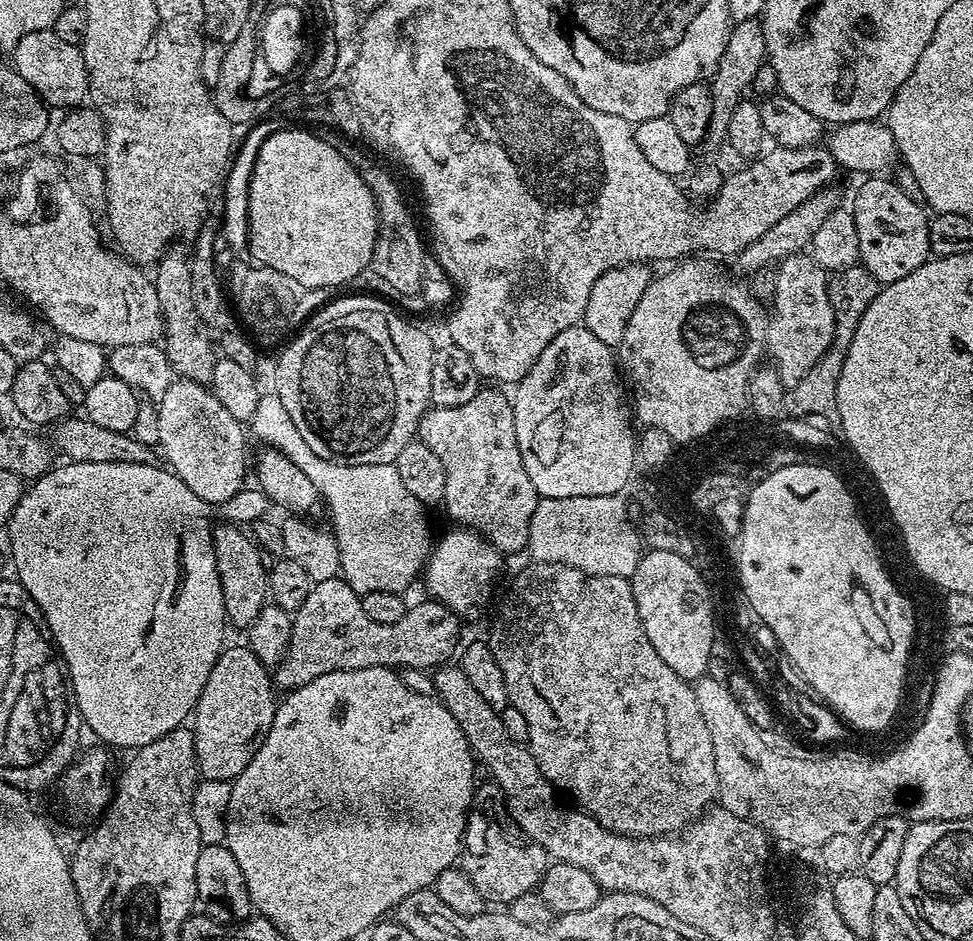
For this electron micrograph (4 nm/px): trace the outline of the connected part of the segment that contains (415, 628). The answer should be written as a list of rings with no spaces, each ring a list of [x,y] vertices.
[[[340,576],[326,578],[326,582],[315,582],[310,594],[306,594],[306,602],[292,616],[292,633],[286,654],[274,668],[274,684],[277,689],[291,690],[301,688],[314,678],[322,678],[322,674],[341,672],[342,670],[366,670],[367,668],[422,668],[435,670],[457,651],[460,640],[461,617],[456,615],[440,601],[425,598],[421,604],[413,603],[406,614],[398,622],[374,622],[362,610],[361,593],[355,592]]]

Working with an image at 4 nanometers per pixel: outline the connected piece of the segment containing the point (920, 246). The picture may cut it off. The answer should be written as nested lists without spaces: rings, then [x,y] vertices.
[[[872,174],[868,180],[856,192],[856,197],[850,203],[850,210],[854,214],[854,226],[858,226],[858,250],[860,251],[860,264],[874,278],[878,278],[881,286],[898,282],[898,278],[906,278],[906,274],[914,274],[918,266],[922,266],[932,256],[930,246],[930,230],[928,222],[929,213],[925,205],[921,203],[915,195],[911,196],[908,192],[903,192],[898,185],[884,174]]]

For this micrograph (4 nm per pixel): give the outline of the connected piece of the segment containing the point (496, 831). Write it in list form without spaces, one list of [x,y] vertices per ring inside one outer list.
[[[477,787],[464,826],[462,867],[470,882],[478,886],[478,894],[482,894],[489,905],[510,905],[514,898],[533,891],[539,885],[549,863],[547,850],[526,835],[518,822],[514,822],[499,788]]]

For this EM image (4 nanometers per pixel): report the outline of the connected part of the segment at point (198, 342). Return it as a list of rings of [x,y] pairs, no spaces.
[[[180,246],[169,247],[154,268],[154,283],[165,327],[162,333],[162,347],[175,375],[196,383],[208,384],[212,381],[213,366],[216,361],[214,342],[200,313],[192,304],[190,278],[188,278],[191,270],[189,255],[186,250],[184,252],[176,247]]]

